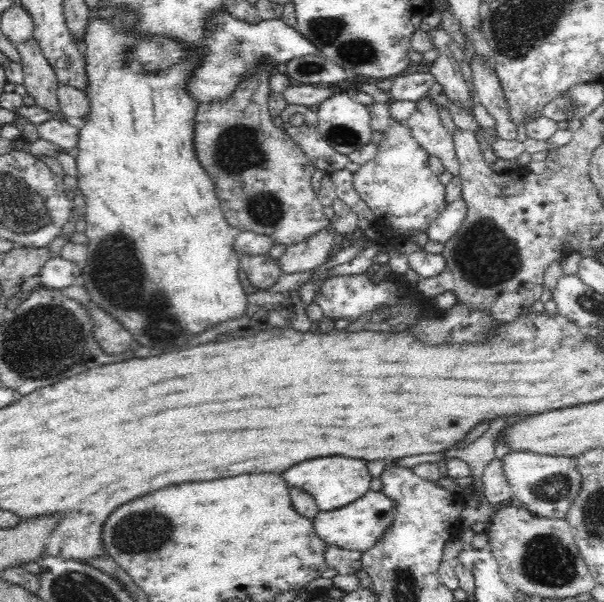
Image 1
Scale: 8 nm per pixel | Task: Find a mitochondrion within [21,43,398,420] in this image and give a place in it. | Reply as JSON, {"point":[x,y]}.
{"point":[238,152]}

